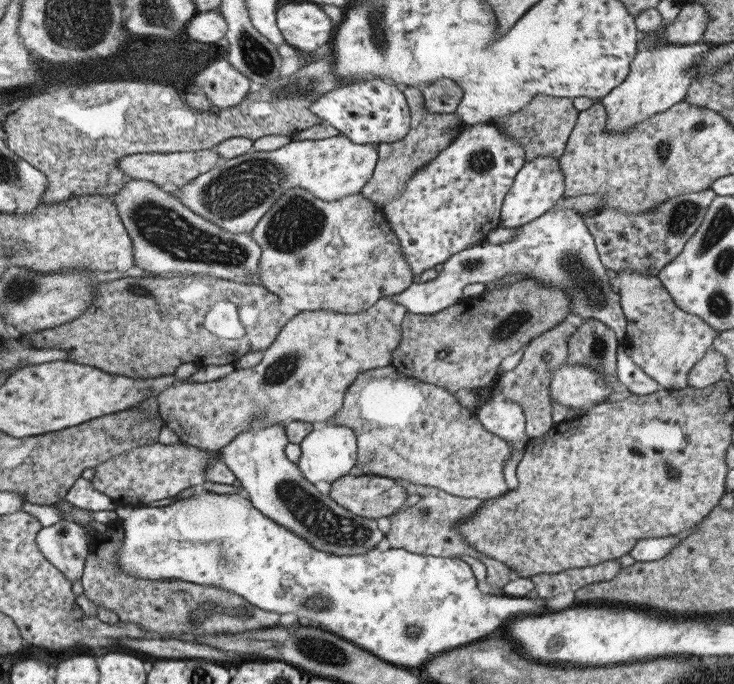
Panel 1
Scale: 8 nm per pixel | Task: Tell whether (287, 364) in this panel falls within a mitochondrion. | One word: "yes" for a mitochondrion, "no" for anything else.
yes

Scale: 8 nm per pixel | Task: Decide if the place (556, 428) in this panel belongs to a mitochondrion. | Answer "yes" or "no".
no

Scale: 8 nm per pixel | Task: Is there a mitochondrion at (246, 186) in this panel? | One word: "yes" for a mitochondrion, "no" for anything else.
yes

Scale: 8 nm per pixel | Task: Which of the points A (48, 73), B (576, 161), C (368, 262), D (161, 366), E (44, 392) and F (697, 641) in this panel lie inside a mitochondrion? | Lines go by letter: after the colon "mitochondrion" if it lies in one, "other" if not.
A: other
B: other
C: other
D: other
E: other
F: other

